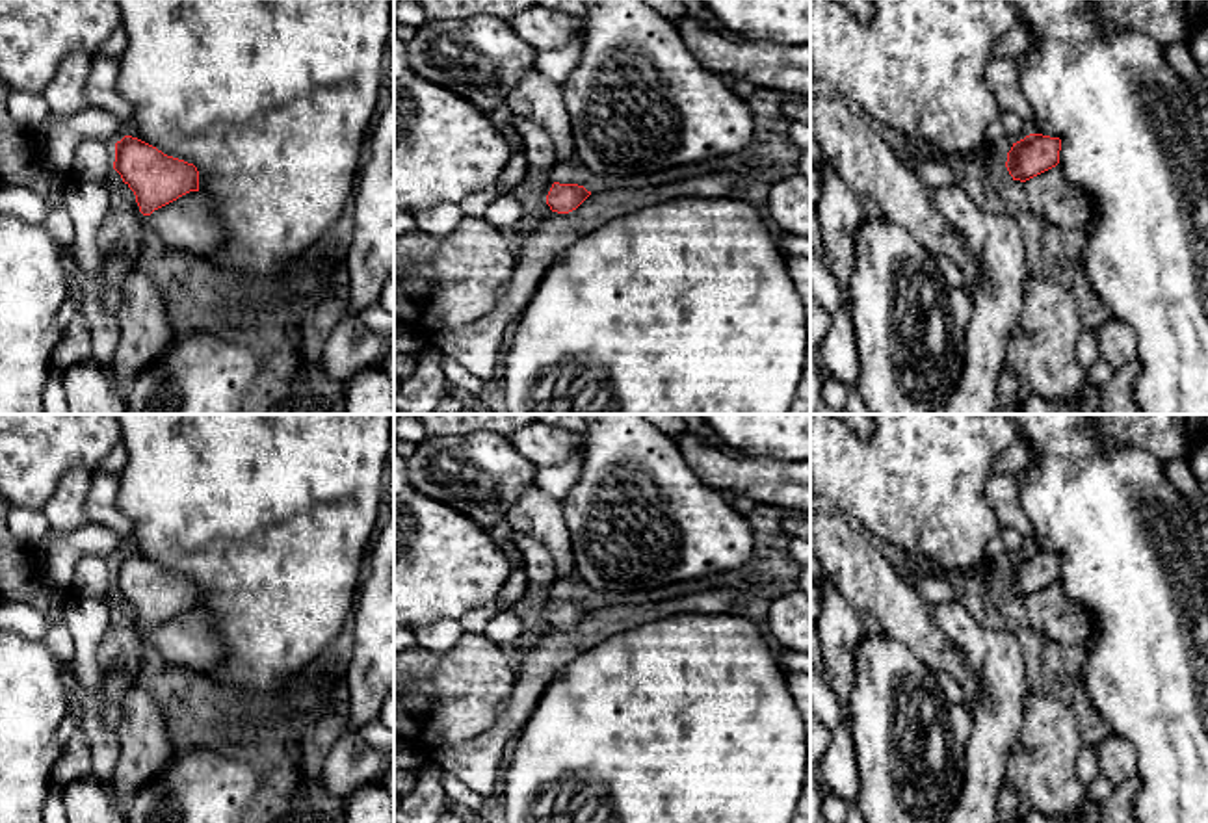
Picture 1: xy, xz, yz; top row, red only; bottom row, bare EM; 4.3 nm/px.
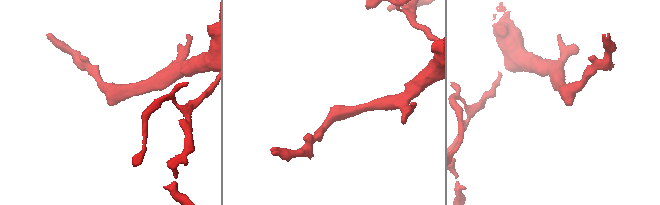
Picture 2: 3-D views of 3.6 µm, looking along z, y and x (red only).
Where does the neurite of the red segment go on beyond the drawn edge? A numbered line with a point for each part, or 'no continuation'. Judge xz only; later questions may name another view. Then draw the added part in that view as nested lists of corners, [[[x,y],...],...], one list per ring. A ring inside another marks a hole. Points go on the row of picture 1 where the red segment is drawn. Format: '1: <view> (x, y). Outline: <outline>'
1: xz (539, 153). Outline: [[[515,115],[513,121],[524,141],[524,156],[528,162],[526,178],[539,182],[543,186],[543,195],[546,197],[554,184],[550,180],[550,169],[558,163],[552,139],[543,128],[520,115]]]

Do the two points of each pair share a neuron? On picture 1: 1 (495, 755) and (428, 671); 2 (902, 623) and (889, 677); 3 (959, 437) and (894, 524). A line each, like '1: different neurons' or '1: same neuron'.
1: different neurons
2: different neurons
3: same neuron

